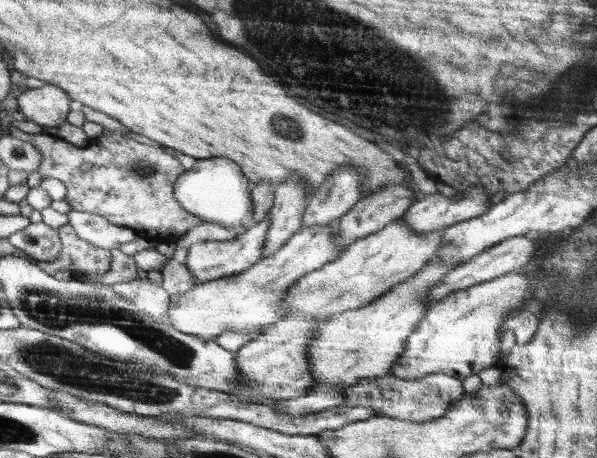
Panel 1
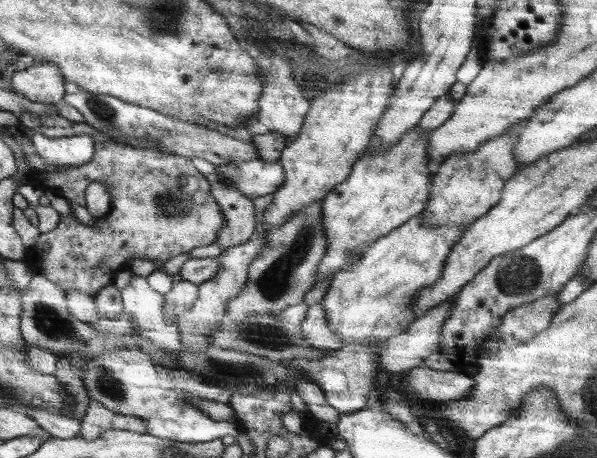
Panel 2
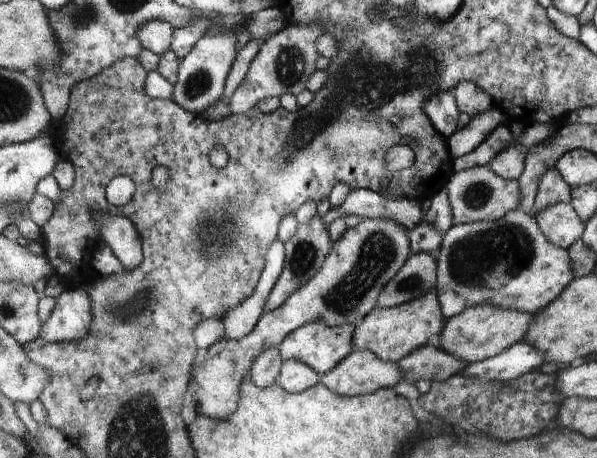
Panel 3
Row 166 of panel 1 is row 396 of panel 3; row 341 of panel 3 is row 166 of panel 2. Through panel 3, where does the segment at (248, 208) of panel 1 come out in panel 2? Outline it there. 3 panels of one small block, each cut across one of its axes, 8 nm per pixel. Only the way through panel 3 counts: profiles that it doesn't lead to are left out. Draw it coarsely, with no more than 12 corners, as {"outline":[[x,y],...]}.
{"outline":[[280,161],[218,164],[221,180],[246,197],[271,196],[286,182]]}

